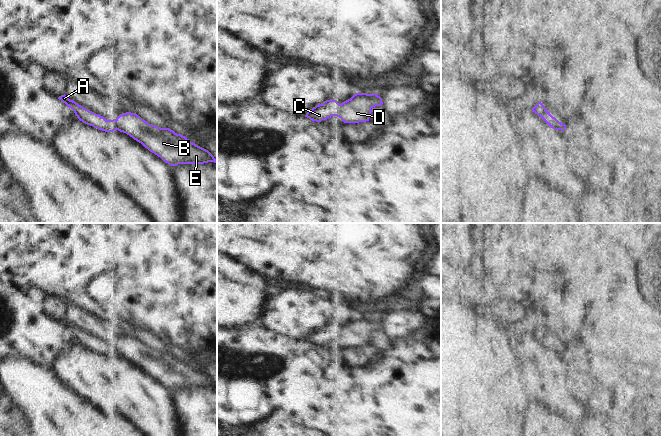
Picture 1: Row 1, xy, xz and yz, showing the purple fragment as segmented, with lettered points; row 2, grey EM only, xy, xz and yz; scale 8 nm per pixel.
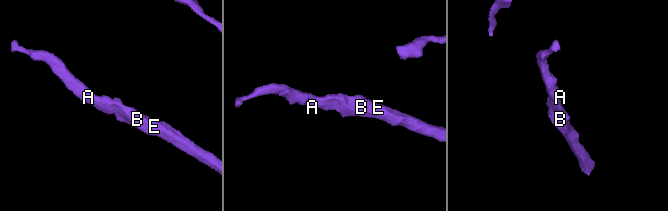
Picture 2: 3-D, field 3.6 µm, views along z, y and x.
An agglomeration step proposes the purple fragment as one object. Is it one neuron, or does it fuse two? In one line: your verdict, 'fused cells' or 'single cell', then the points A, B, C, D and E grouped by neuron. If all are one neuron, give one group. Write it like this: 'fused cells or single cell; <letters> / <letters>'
single cell; A B C D E

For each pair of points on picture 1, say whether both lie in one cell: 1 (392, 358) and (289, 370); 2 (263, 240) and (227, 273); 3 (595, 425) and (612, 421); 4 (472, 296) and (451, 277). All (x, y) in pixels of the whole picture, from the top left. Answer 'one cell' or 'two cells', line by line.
1: one cell
2: two cells
3: one cell
4: one cell

